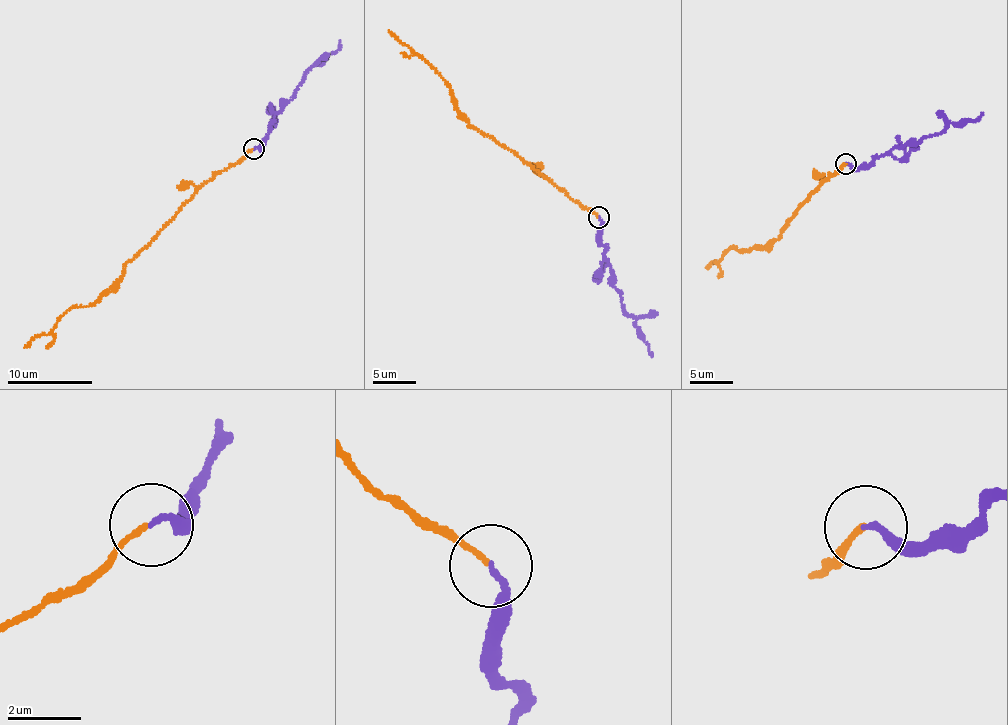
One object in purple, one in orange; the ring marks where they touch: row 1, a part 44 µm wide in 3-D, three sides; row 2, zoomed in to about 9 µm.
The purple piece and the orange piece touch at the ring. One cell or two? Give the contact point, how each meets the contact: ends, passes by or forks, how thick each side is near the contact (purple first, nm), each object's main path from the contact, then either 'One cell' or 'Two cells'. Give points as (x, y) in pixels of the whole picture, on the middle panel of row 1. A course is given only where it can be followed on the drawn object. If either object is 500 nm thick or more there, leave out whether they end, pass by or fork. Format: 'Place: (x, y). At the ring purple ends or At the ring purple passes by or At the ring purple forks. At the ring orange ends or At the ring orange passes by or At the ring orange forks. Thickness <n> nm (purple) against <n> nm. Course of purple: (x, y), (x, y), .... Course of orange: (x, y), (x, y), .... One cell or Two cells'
Place: (598, 217). At the ring purple ends. At the ring orange ends. Thickness 150 nm (purple) against 130 nm. Course of purple: (599, 218), (612, 285), (620, 293), (625, 313), (636, 320), (638, 337), (649, 346), (652, 356). Course of orange: (597, 217), (469, 124), (457, 109), (448, 82), (388, 30). One cell

